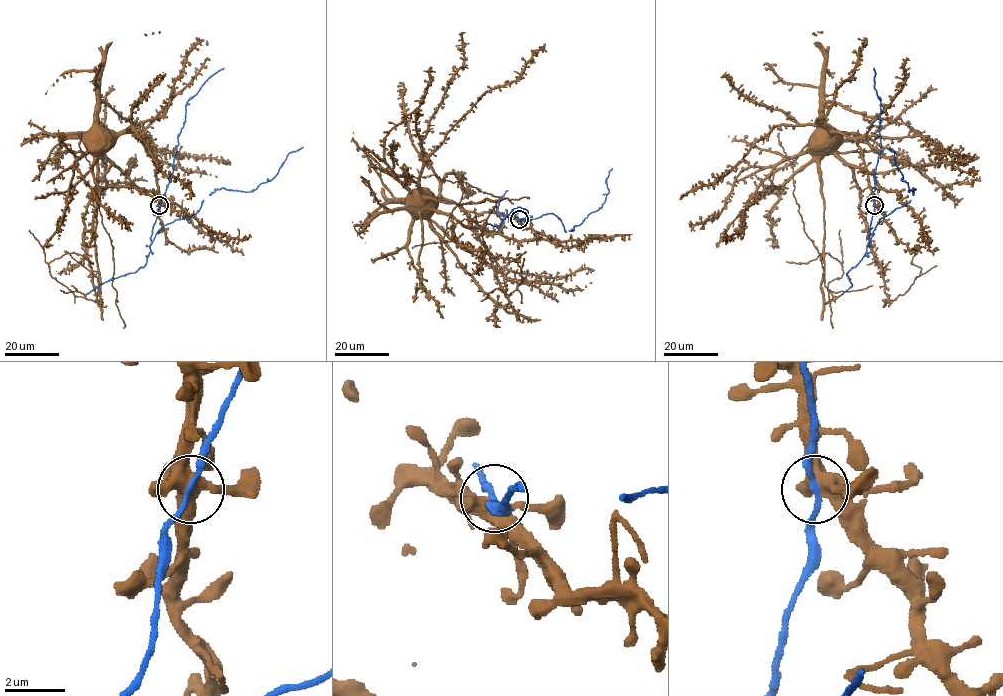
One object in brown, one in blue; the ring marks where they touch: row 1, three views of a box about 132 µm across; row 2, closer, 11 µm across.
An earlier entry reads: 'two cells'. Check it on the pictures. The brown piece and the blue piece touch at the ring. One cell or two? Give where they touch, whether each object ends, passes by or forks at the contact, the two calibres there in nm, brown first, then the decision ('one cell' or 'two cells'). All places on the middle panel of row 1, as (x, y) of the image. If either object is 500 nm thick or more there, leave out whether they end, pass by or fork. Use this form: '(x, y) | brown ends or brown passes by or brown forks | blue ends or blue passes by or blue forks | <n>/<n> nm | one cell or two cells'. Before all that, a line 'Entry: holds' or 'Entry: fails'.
Entry: fails
(519, 219) | brown forks | blue passes by | 480/170 nm | one cell

